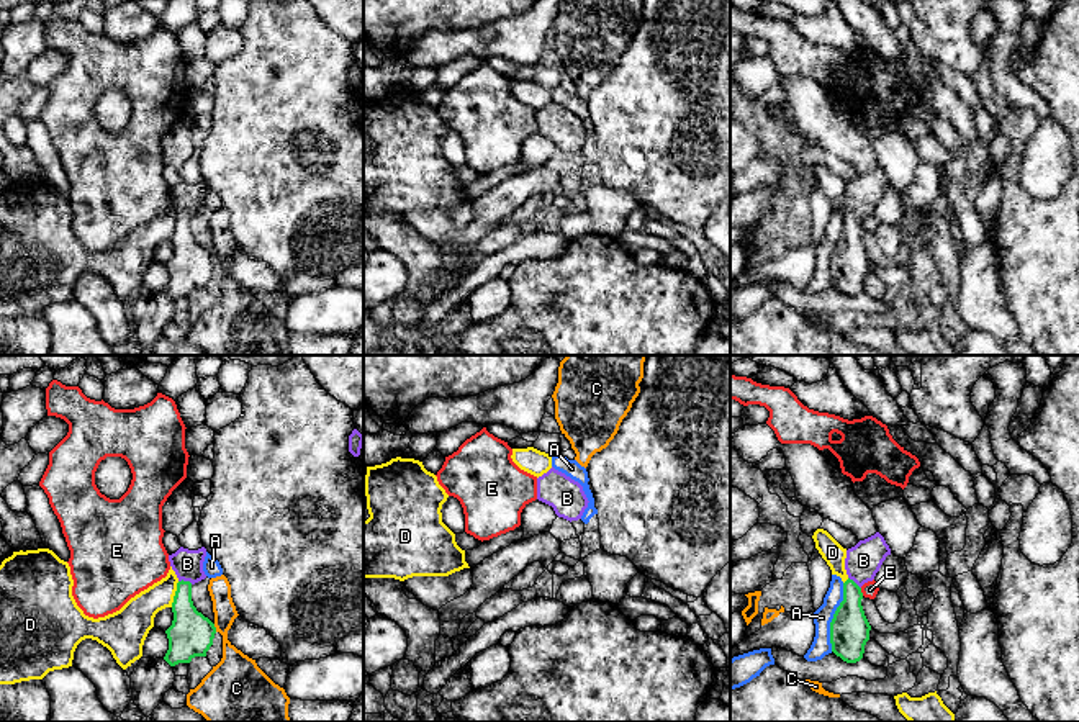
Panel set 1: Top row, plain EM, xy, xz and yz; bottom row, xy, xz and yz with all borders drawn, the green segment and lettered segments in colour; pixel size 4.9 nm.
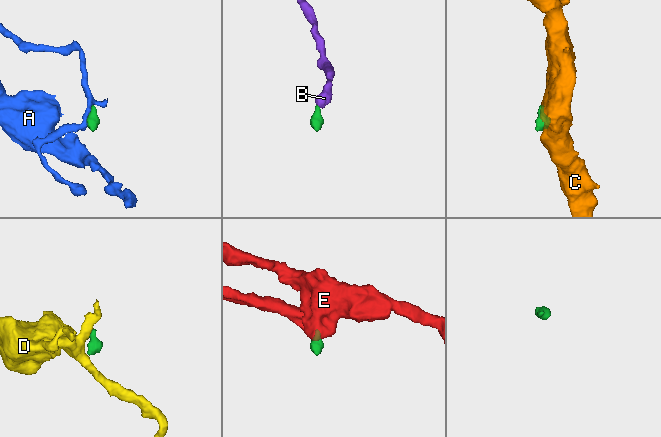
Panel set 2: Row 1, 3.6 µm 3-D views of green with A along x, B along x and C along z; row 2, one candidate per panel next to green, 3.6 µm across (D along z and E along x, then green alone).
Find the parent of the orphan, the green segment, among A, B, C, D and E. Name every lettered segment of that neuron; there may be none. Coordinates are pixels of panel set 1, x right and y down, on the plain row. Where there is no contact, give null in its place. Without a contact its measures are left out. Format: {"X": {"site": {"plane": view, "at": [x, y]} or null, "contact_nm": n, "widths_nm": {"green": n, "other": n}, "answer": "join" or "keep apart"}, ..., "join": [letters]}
{"A": {"site": {"plane": "yz", "at": [834, 251]}, "contact_nm": 340, "widths_nm": {"green": 190, "other": 90}, "answer": "keep apart"}, "B": {"site": {"plane": "xy", "at": [185, 215]}, "contact_nm": 70, "widths_nm": {"green": 200, "other": 140}, "answer": "join"}, "C": {"site": {"plane": "xy", "at": [215, 261]}, "contact_nm": 40, "widths_nm": {"green": 220, "other": 200}, "answer": "keep apart"}, "D": {"site": {"plane": "xy", "at": [176, 228]}, "contact_nm": 130, "widths_nm": {"green": 220, "other": 180}, "answer": "keep apart"}, "E": {"site": {"plane": "yz", "at": [860, 225]}, "contact_nm": 40, "widths_nm": {"green": 190, "other": 80}, "answer": "keep apart"}, "join": ["B"]}

